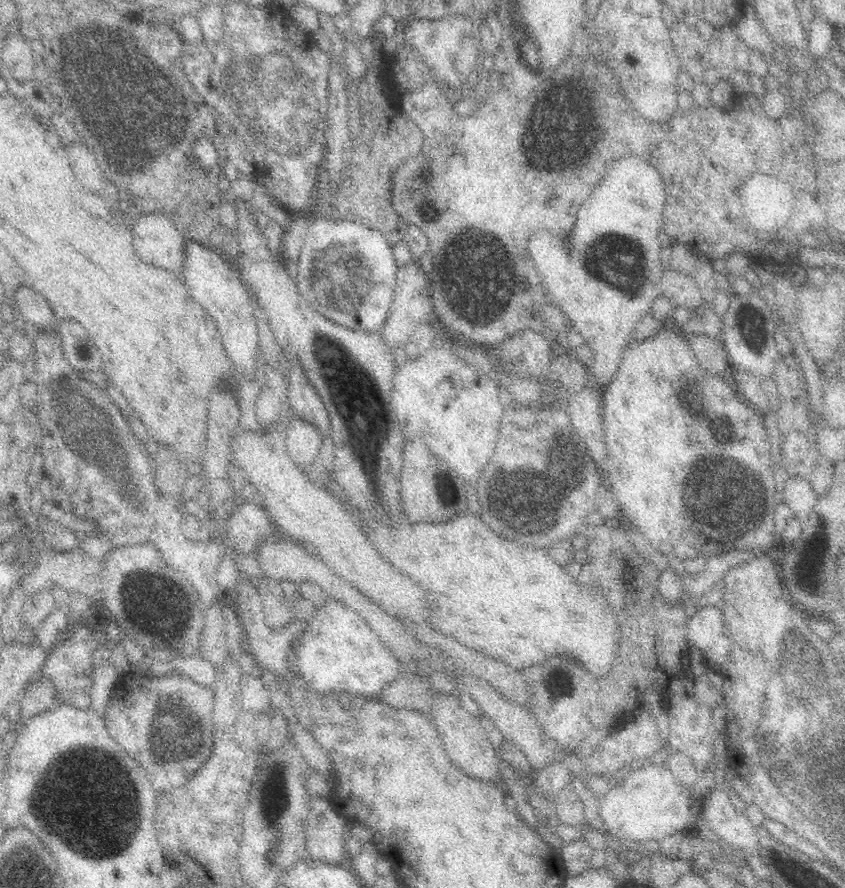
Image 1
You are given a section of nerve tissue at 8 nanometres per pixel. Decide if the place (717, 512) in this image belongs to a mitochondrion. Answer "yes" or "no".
yes

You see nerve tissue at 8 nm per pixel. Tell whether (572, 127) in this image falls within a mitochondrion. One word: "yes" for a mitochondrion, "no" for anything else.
yes

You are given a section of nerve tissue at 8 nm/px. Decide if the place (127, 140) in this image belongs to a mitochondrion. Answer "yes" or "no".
yes

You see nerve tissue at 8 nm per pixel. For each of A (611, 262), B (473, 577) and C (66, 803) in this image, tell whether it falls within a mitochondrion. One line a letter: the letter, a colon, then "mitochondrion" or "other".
A: mitochondrion
B: other
C: mitochondrion

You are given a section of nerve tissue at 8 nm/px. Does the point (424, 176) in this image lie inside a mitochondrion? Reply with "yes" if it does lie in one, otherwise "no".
no

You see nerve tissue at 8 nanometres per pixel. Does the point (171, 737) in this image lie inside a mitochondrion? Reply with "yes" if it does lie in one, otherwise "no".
yes

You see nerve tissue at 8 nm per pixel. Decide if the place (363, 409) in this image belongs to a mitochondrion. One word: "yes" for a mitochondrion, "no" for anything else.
yes

